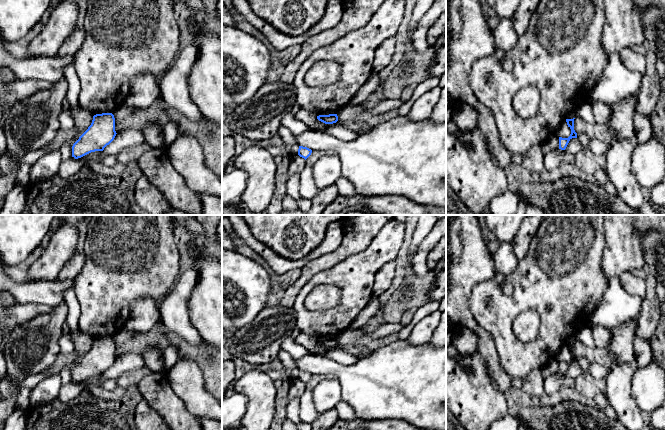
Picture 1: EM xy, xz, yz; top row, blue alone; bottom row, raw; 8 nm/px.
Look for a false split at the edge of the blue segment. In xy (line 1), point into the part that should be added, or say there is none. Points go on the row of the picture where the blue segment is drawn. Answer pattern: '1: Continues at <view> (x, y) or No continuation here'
1: No continuation here

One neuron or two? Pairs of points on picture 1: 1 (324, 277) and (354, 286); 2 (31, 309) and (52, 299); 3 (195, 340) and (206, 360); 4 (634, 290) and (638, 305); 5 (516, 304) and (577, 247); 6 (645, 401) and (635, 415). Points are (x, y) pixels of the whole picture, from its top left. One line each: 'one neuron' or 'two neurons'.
1: one neuron
2: two neurons
3: two neurons
4: two neurons
5: one neuron
6: two neurons

